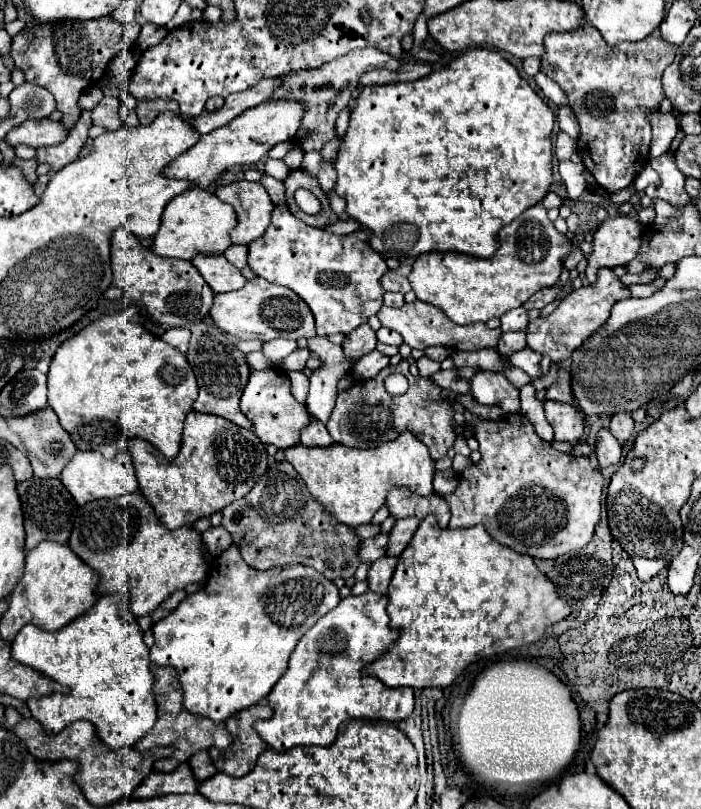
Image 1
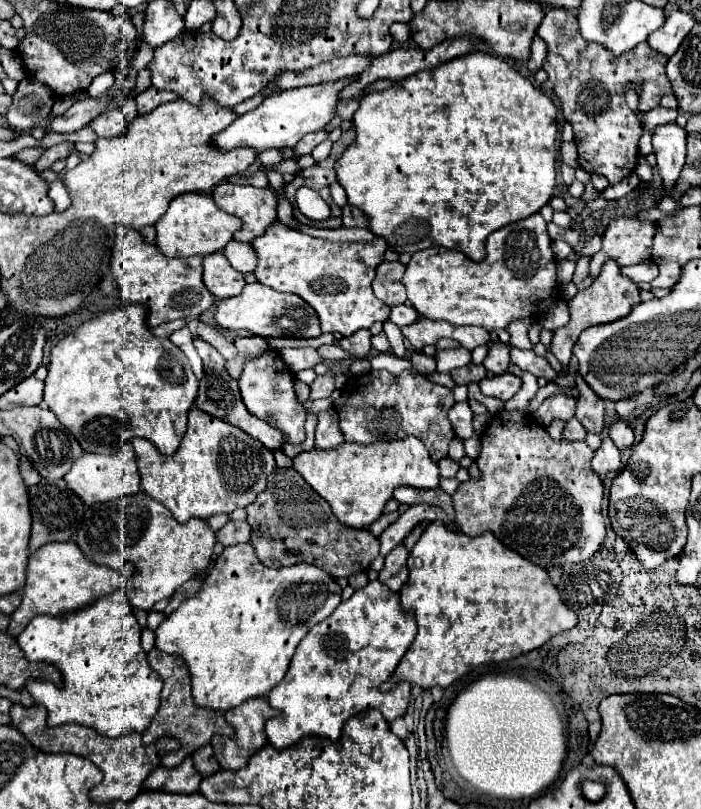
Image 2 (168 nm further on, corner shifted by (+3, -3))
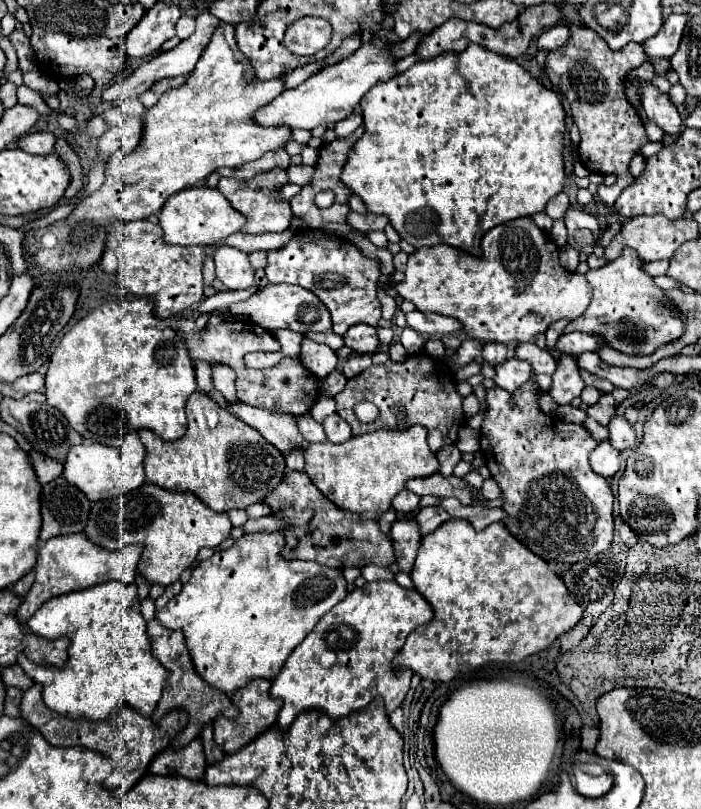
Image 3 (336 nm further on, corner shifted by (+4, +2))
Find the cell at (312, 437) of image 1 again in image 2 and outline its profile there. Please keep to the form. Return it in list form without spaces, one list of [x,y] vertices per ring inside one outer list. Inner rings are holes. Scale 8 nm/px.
[[[324,411],[318,413],[318,425],[316,425],[316,439],[314,439],[314,447],[316,449],[334,449],[336,445],[340,445],[342,433],[338,429],[338,417],[336,411]]]

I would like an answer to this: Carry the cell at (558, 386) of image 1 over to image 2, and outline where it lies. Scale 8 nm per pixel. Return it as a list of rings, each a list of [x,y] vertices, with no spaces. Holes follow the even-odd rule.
[[[576,373],[576,419],[586,427],[588,433],[600,433],[604,427],[604,401],[594,395],[594,391]]]

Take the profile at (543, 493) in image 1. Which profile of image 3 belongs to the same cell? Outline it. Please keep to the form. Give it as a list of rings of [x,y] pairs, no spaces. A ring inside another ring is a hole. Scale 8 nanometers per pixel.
[[[527,380],[519,390],[507,392],[503,388],[487,390],[487,412],[481,426],[481,450],[485,452],[491,476],[501,488],[505,498],[503,510],[507,518],[503,520],[509,532],[525,544],[533,554],[541,556],[545,562],[565,562],[577,564],[585,558],[607,550],[613,542],[613,492],[605,478],[597,476],[589,466],[589,454],[595,450],[597,442],[585,430],[583,424],[569,424],[557,416],[547,416],[539,408],[537,386]]]

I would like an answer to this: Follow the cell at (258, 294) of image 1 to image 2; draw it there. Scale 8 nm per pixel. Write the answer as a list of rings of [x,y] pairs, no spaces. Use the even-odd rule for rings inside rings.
[[[262,283],[246,285],[238,297],[222,299],[216,307],[214,319],[220,327],[230,331],[250,331],[260,337],[318,337],[320,323],[314,309],[294,293],[280,293]]]

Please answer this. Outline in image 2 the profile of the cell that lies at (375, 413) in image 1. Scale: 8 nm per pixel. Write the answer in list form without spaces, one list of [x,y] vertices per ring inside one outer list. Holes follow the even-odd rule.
[[[376,371],[376,375],[348,377],[340,399],[334,401],[334,411],[338,413],[338,425],[344,441],[368,445],[414,435],[426,445],[432,461],[438,463],[448,455],[448,443],[454,439],[454,429],[448,419],[448,409],[452,405],[454,397],[450,389],[434,385],[420,375],[404,371],[398,377],[392,377],[388,371]]]

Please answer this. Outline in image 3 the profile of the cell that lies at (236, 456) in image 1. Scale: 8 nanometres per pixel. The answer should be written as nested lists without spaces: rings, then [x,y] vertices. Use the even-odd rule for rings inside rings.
[[[195,390],[187,400],[187,420],[189,428],[185,436],[175,442],[163,442],[155,432],[139,430],[141,442],[147,448],[147,482],[167,490],[189,490],[211,510],[227,512],[265,500],[265,496],[283,480],[283,474],[287,472],[283,454],[255,428],[223,410],[201,390]]]

